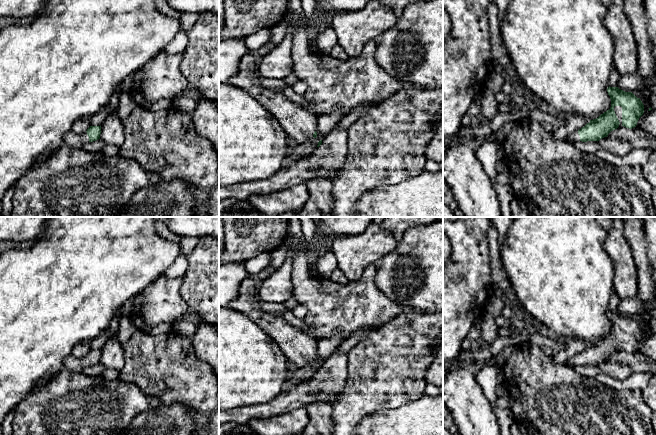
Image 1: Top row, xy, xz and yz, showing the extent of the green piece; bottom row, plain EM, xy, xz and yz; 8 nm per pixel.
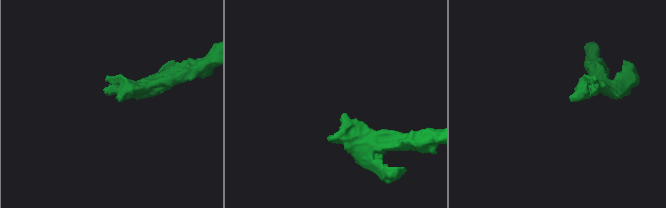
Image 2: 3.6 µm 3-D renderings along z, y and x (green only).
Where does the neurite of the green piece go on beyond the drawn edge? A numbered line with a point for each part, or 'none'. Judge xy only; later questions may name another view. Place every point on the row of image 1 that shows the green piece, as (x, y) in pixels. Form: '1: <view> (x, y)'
1: xy (77, 141)

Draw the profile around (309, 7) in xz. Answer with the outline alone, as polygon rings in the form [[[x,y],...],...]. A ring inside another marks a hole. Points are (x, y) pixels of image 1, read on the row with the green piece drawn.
[[[301,0],[303,11],[311,23],[316,21],[317,3],[318,0]]]

